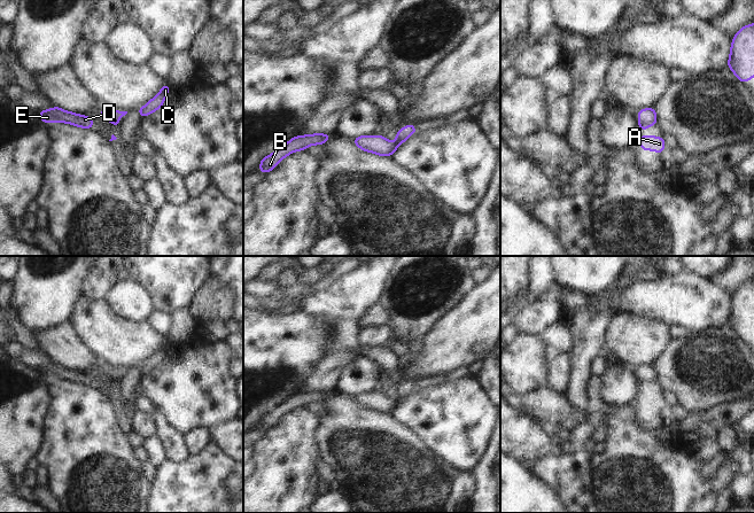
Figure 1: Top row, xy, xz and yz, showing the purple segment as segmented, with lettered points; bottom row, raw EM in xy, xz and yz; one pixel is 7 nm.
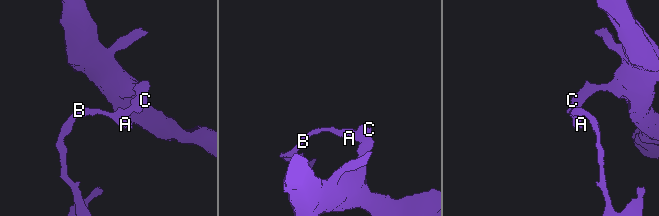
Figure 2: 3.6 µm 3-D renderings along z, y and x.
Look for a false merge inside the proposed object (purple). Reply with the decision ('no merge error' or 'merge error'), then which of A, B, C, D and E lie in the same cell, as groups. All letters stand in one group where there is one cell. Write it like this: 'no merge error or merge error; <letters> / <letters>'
no merge error; A B C D E

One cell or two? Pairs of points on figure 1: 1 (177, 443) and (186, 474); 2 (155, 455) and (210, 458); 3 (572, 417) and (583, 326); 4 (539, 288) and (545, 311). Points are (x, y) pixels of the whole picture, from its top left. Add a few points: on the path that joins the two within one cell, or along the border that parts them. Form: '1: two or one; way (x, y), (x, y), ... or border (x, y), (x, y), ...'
1: two; border (189, 456), (180, 461), (166, 460)
2: two; border (165, 459), (157, 467)
3: two; border (565, 394), (568, 402), (576, 410), (588, 413)
4: two; border (553, 281), (542, 295)

